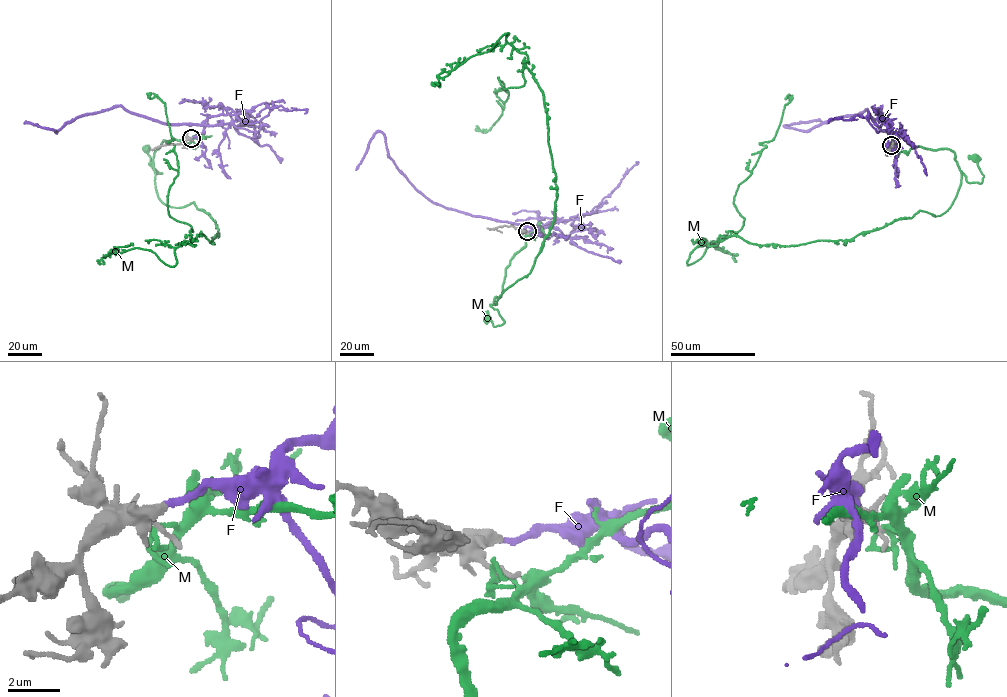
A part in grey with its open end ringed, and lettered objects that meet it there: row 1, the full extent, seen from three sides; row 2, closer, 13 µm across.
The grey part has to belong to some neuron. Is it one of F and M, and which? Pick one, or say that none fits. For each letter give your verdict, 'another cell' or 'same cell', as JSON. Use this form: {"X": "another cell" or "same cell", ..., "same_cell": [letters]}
{"F": "same cell", "M": "another cell", "same_cell": ["F"]}

